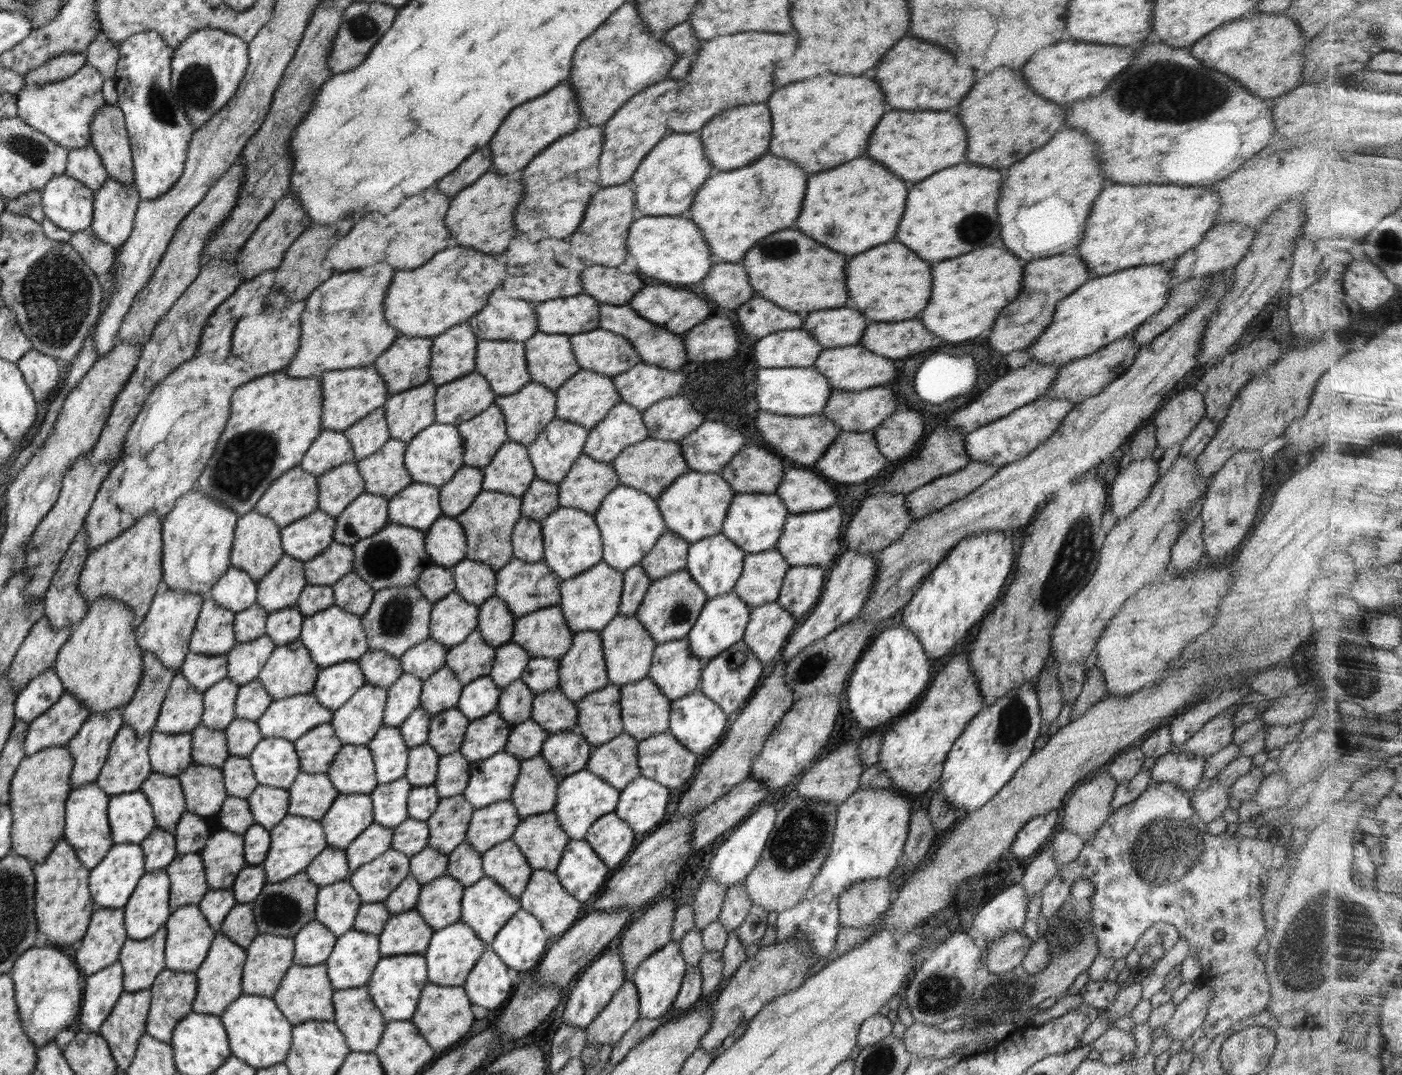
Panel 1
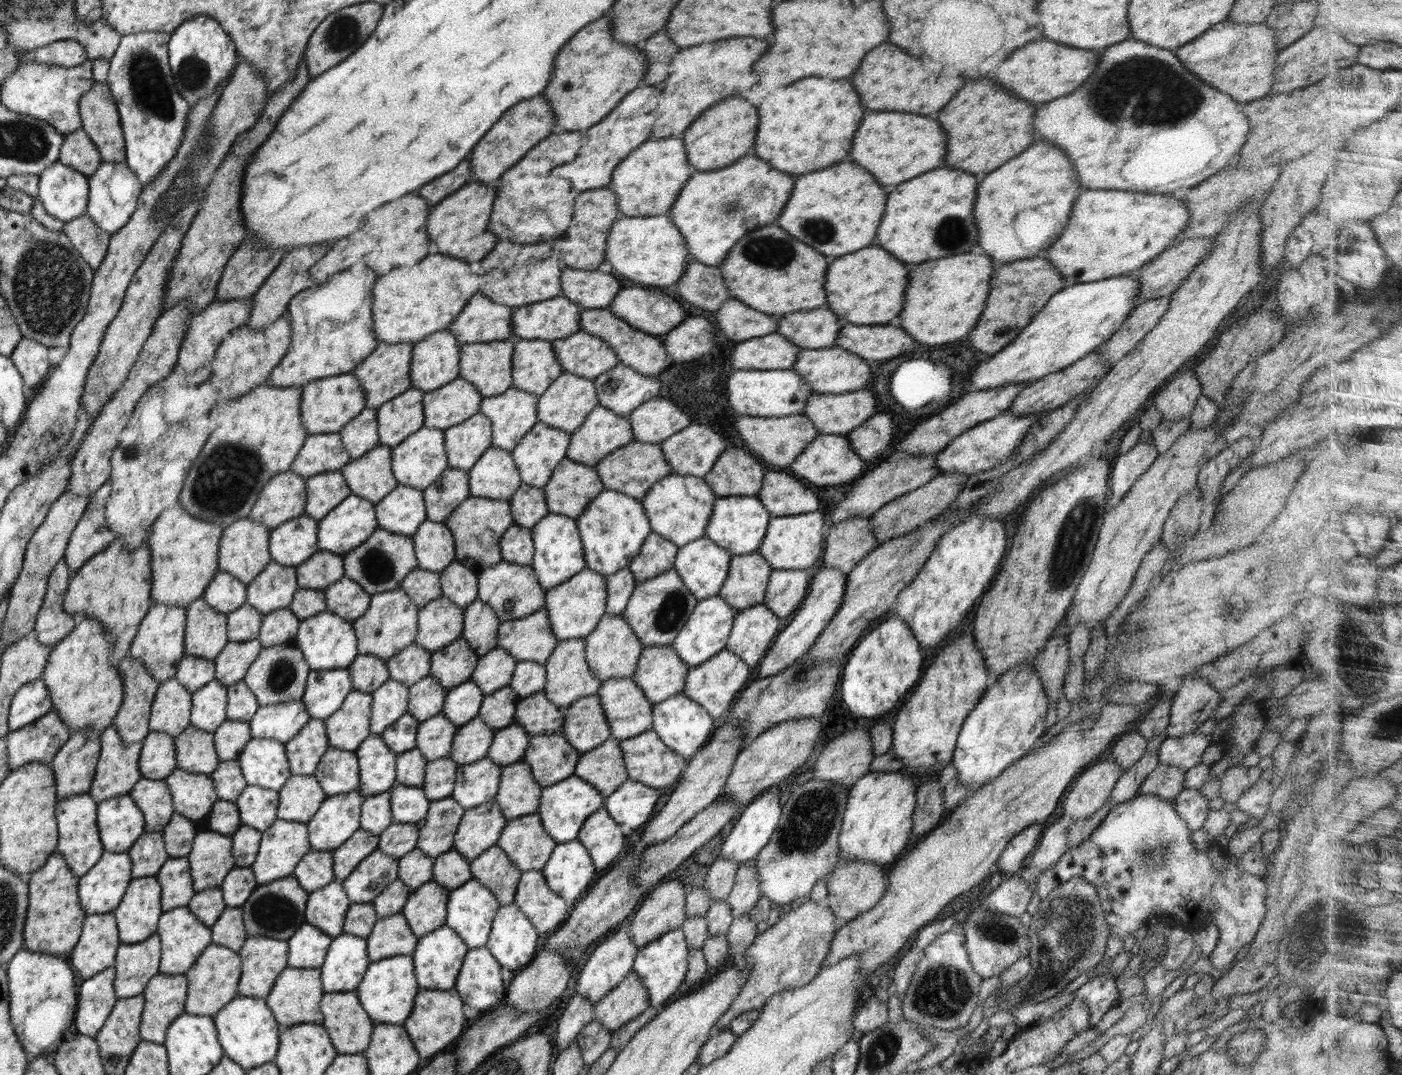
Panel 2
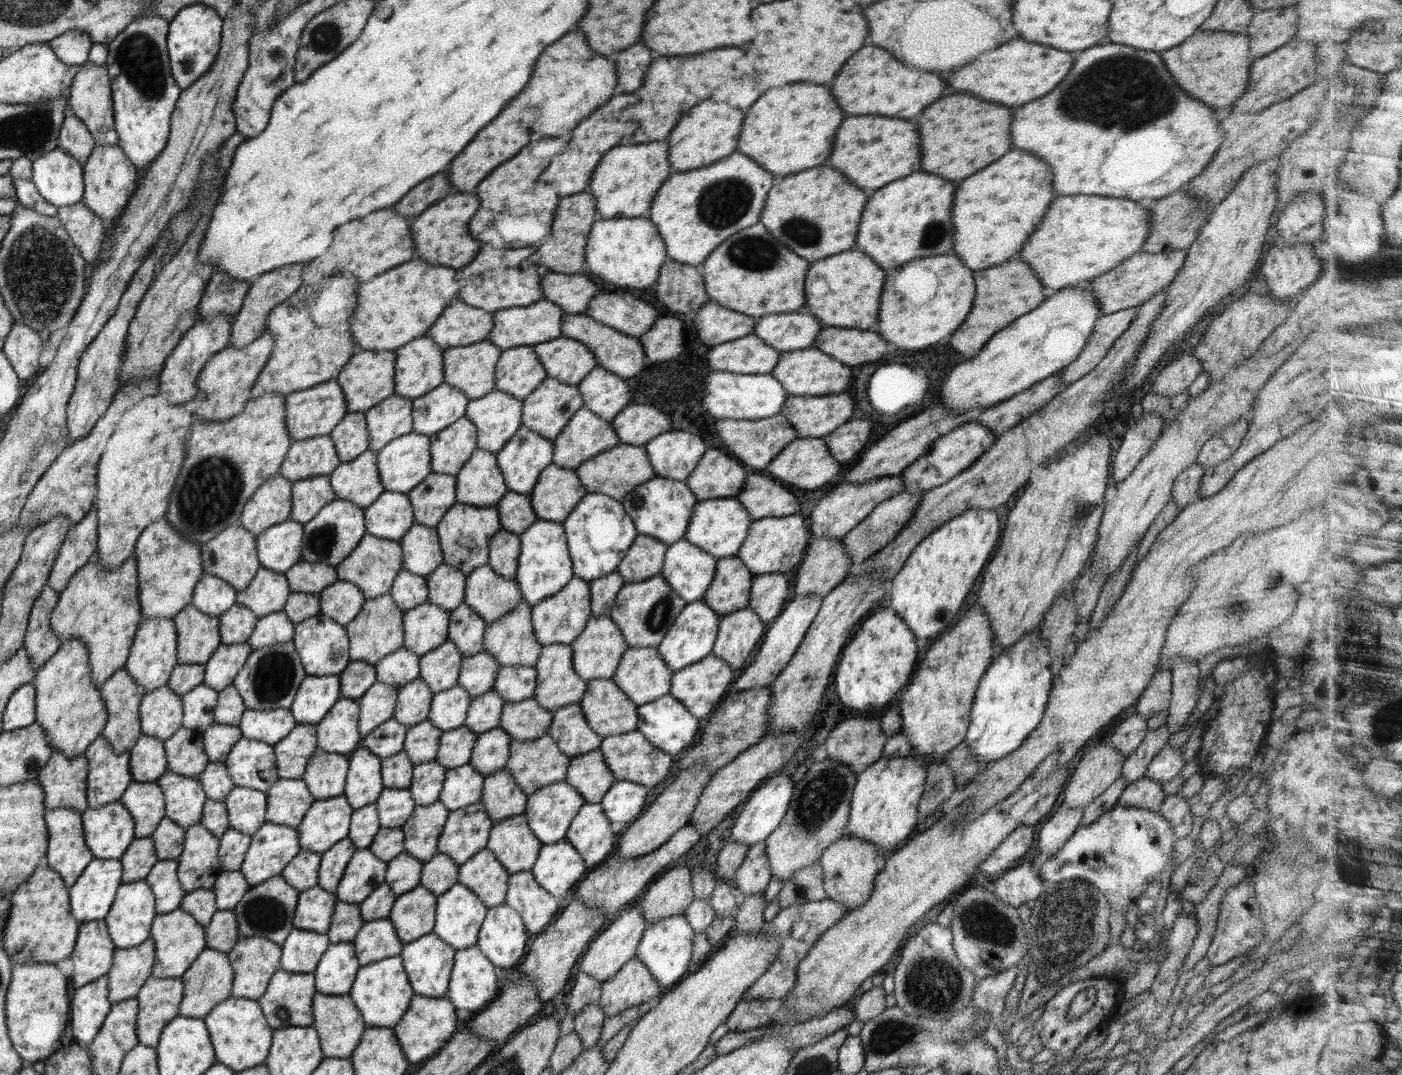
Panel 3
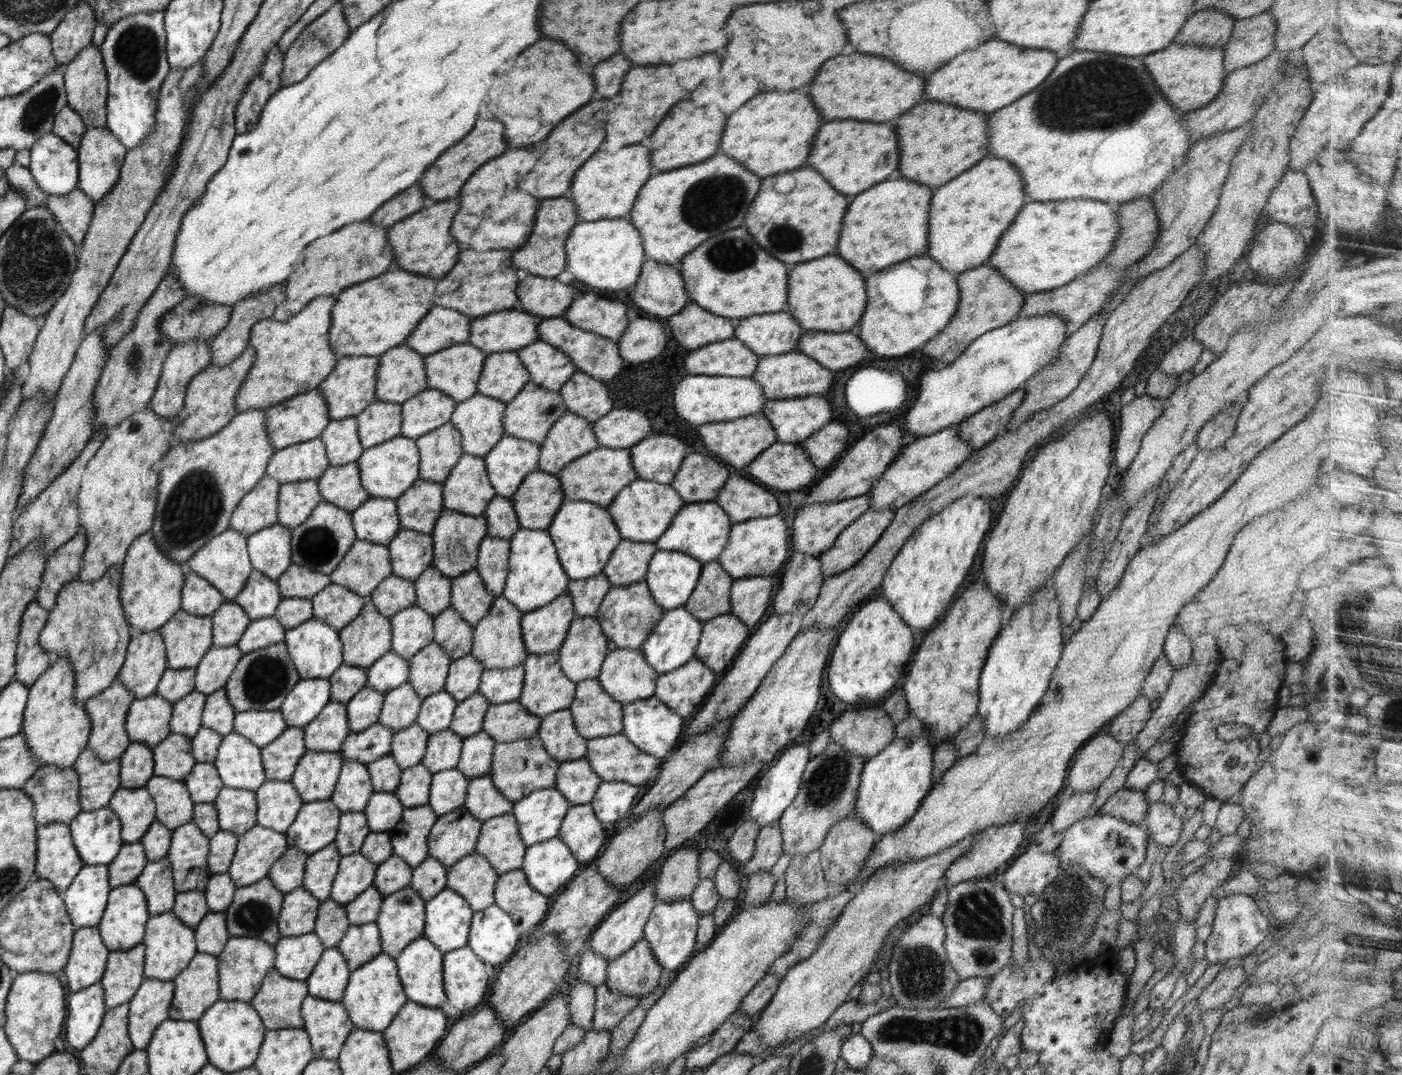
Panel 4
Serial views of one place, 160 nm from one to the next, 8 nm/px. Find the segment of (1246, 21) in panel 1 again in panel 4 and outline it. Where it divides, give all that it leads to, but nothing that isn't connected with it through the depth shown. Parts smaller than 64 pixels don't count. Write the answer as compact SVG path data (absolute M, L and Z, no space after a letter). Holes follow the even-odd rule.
M1172 42L1162 50L1143 56L1144 67L1151 74L1155 85L1167 98L1167 101L1178 112L1187 113L1197 108L1202 108L1219 95L1221 86L1224 84L1223 47L1212 48L1211 46L1192 46Z

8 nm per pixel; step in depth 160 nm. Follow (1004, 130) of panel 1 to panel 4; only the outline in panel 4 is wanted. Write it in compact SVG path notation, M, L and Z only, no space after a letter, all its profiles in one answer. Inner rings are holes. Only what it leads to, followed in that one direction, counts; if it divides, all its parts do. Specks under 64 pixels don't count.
M916 104L916 108L904 112L904 116L898 116L894 124L898 144L902 148L902 168L898 168L898 172L902 172L908 180L926 186L946 184L986 156L989 143L986 120L988 116L982 112L960 110L948 104Z

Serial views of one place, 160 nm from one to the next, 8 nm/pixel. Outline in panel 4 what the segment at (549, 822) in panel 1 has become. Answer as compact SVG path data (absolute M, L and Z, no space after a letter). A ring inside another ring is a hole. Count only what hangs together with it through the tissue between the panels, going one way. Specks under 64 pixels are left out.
M510 812L483 821L475 852L489 860L496 874L501 875L522 868L527 848L520 838L516 817Z

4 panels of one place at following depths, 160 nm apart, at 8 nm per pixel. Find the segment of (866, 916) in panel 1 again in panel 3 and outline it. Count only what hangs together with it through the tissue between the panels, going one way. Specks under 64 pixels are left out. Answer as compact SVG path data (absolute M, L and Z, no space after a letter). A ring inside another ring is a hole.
M848 833L828 845L819 860L823 868L823 887L827 892L827 897L843 904L848 910L863 905L870 898L876 875L879 873L874 861L876 855L877 848L872 843Z

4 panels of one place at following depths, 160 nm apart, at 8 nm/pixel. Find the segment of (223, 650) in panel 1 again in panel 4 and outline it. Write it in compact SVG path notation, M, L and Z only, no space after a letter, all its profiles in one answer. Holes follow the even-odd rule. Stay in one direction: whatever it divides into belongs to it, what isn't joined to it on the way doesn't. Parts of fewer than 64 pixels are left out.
M178 610L159 631L166 647L167 668L196 668L206 651L213 646L212 620L208 616Z

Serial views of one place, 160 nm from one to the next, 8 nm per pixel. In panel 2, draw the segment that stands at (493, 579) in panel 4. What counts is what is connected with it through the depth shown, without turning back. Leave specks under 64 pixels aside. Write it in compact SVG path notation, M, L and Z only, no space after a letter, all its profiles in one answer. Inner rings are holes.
M511 525L500 540L502 561L520 565L530 565L534 560L534 541L531 530Z

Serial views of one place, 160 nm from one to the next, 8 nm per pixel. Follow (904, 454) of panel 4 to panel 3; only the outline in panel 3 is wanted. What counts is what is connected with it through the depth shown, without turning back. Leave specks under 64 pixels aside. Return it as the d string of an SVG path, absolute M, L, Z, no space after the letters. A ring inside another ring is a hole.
M974 420L966 421L958 428L953 428L952 431L932 442L928 452L919 456L901 472L902 479L904 479L904 488L906 488L905 492L920 493L920 491L946 484L946 482L950 481L954 476L960 475L960 472L974 463L991 446L996 437L989 428Z

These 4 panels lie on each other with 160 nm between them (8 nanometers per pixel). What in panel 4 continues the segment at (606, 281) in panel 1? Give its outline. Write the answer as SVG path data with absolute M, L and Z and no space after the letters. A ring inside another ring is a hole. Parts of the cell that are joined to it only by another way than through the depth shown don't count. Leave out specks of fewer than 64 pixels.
M528 274L517 284L516 294L519 300L517 308L534 316L550 318L562 317L580 292L556 278Z

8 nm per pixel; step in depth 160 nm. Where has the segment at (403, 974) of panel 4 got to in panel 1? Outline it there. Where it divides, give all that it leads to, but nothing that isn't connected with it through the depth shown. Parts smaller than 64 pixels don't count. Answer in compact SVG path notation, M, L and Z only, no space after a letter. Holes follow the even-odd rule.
M458 921L447 927L435 930L424 952L428 968L428 983L439 986L464 986L472 968L480 960L482 953L490 947L467 924Z

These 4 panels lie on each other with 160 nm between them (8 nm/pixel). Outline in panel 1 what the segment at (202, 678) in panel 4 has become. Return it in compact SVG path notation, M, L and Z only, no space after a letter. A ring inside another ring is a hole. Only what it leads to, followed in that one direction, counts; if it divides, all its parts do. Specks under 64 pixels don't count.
M268 635L247 643L236 643L225 654L228 661L227 678L238 685L258 678L262 667L276 647Z

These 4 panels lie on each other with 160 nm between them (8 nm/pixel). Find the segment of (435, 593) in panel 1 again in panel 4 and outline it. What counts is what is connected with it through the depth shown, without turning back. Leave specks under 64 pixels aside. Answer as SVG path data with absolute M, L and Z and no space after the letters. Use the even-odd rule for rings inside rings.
M392 574L376 586L370 599L380 614L390 618L415 604L415 584L410 579Z

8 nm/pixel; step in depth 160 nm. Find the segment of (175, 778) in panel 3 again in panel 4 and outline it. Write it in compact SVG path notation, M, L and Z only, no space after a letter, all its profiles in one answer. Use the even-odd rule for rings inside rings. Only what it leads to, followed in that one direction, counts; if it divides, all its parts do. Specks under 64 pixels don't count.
M152 775L145 784L156 805L155 820L174 830L193 820L195 802L185 782Z

